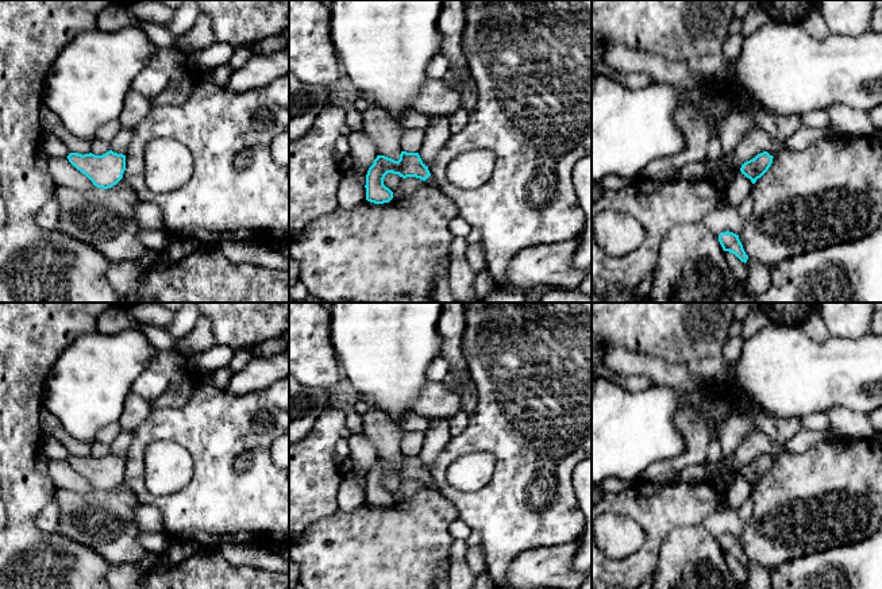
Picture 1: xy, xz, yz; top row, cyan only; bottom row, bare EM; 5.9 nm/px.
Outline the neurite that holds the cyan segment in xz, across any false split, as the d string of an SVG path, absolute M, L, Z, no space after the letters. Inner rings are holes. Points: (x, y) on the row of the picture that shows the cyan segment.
M401 151L400 159L394 161L385 155L377 155L366 174L366 200L374 204L389 203L393 192L384 185L388 173L398 174L403 178L416 177L427 185L440 189L435 178L431 176L419 153Z

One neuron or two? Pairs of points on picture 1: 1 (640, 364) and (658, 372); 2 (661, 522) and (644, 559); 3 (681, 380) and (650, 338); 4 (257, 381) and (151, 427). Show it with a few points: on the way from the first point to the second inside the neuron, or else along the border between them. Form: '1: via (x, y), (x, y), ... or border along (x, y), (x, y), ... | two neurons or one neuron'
1: via (644, 365), (654, 368) | one neuron
2: via (655, 531), (649, 550) | one neuron
3: border along (638, 351), (682, 364), (697, 374) | two neurons
4: border along (262, 388), (238, 395), (231, 395), (226, 391) | two neurons

